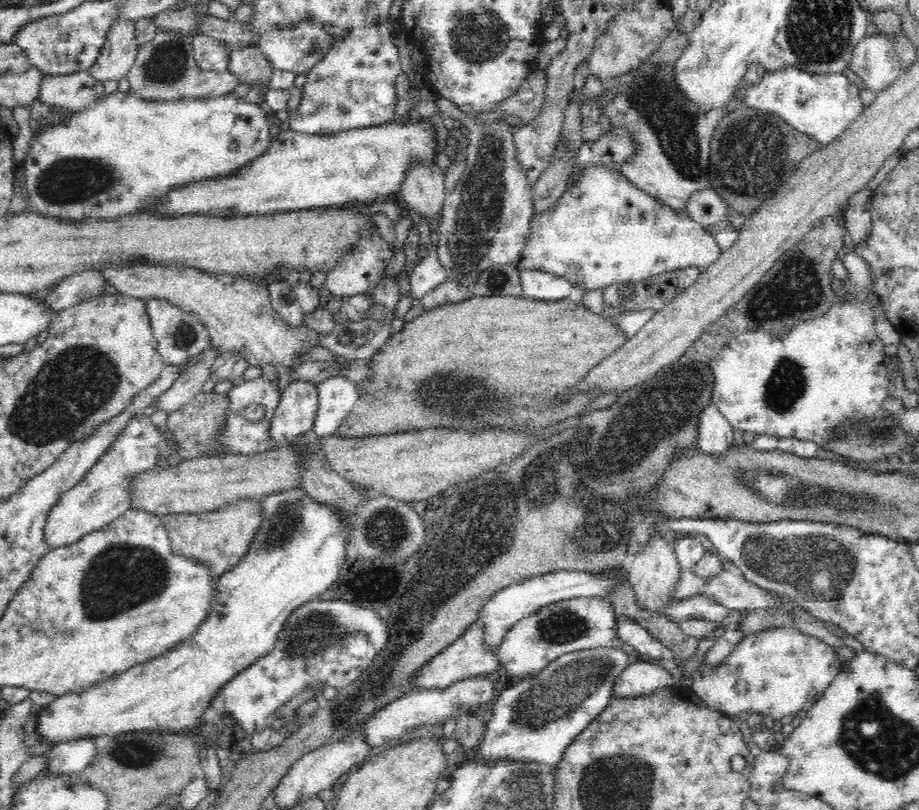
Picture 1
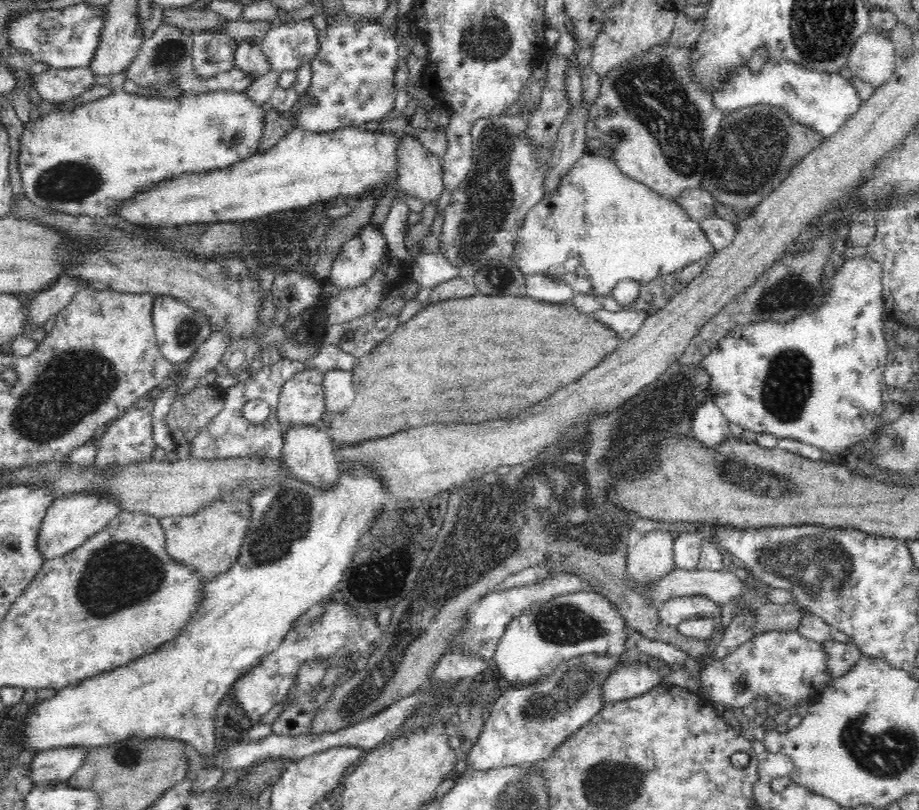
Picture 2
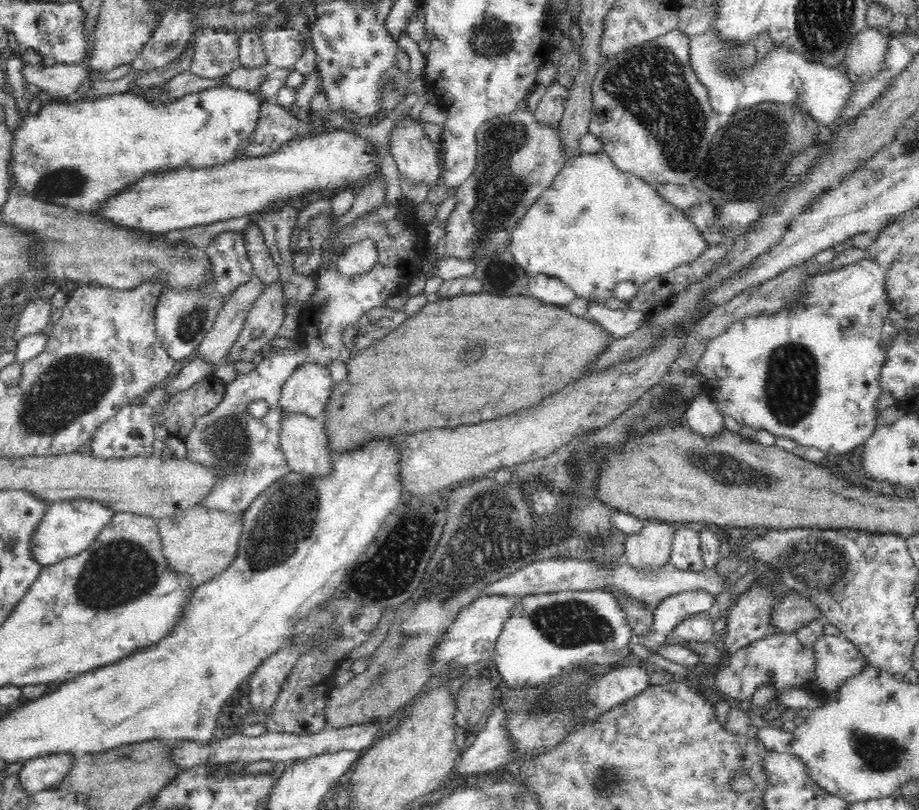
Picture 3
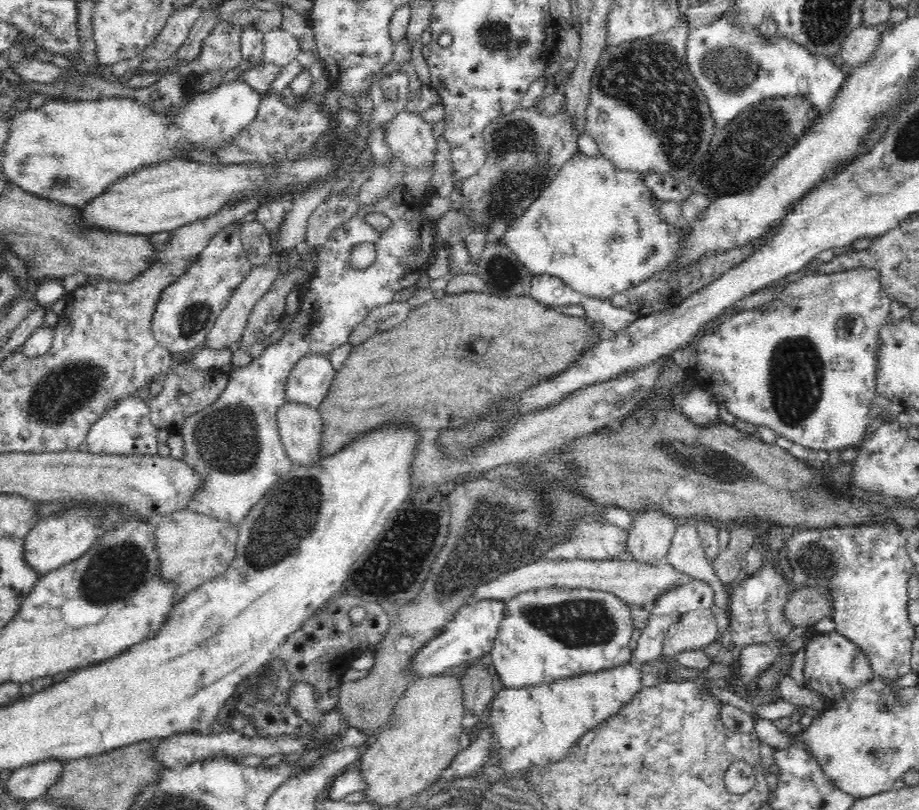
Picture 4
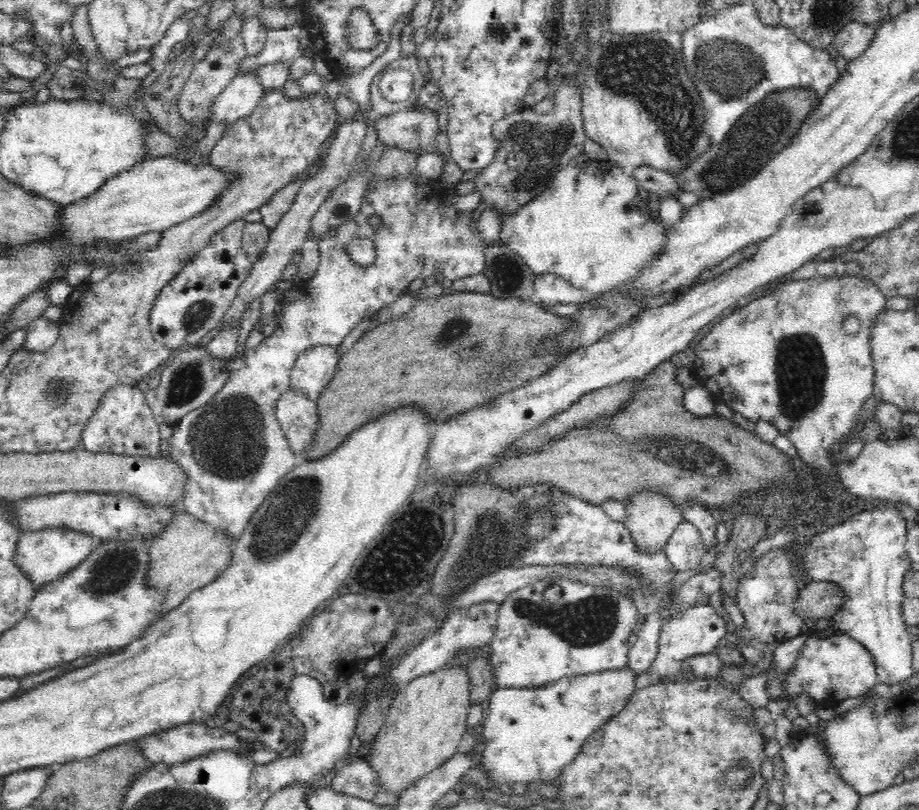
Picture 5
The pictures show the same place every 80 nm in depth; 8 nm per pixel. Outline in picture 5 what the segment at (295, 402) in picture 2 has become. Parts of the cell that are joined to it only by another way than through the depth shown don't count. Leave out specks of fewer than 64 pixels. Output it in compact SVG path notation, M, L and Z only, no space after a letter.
M323 344L307 348L298 355L288 386L304 391L316 401L334 378L340 357L340 345Z

